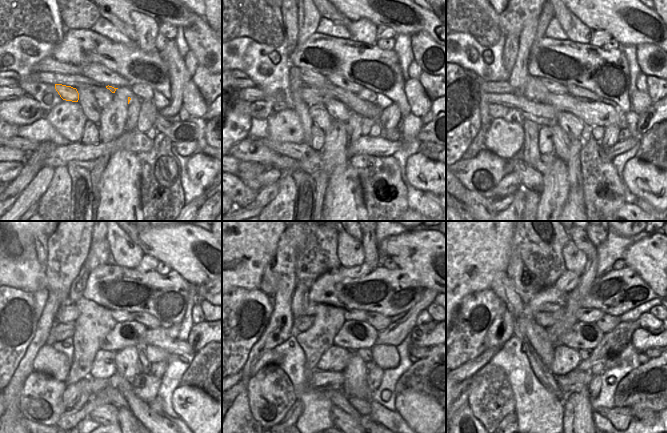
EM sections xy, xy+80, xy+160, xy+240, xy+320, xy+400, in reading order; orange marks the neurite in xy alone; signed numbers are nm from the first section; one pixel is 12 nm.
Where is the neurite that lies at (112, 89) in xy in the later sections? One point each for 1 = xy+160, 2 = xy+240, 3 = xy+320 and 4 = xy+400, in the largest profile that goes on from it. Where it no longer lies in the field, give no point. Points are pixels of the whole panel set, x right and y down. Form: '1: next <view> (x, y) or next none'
1: next xy+160 (592, 113)
2: next xy+240 (159, 337)
3: next xy+320 (414, 350)
4: next xy+400 (649, 352)

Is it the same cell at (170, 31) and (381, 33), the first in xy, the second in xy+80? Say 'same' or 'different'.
same

